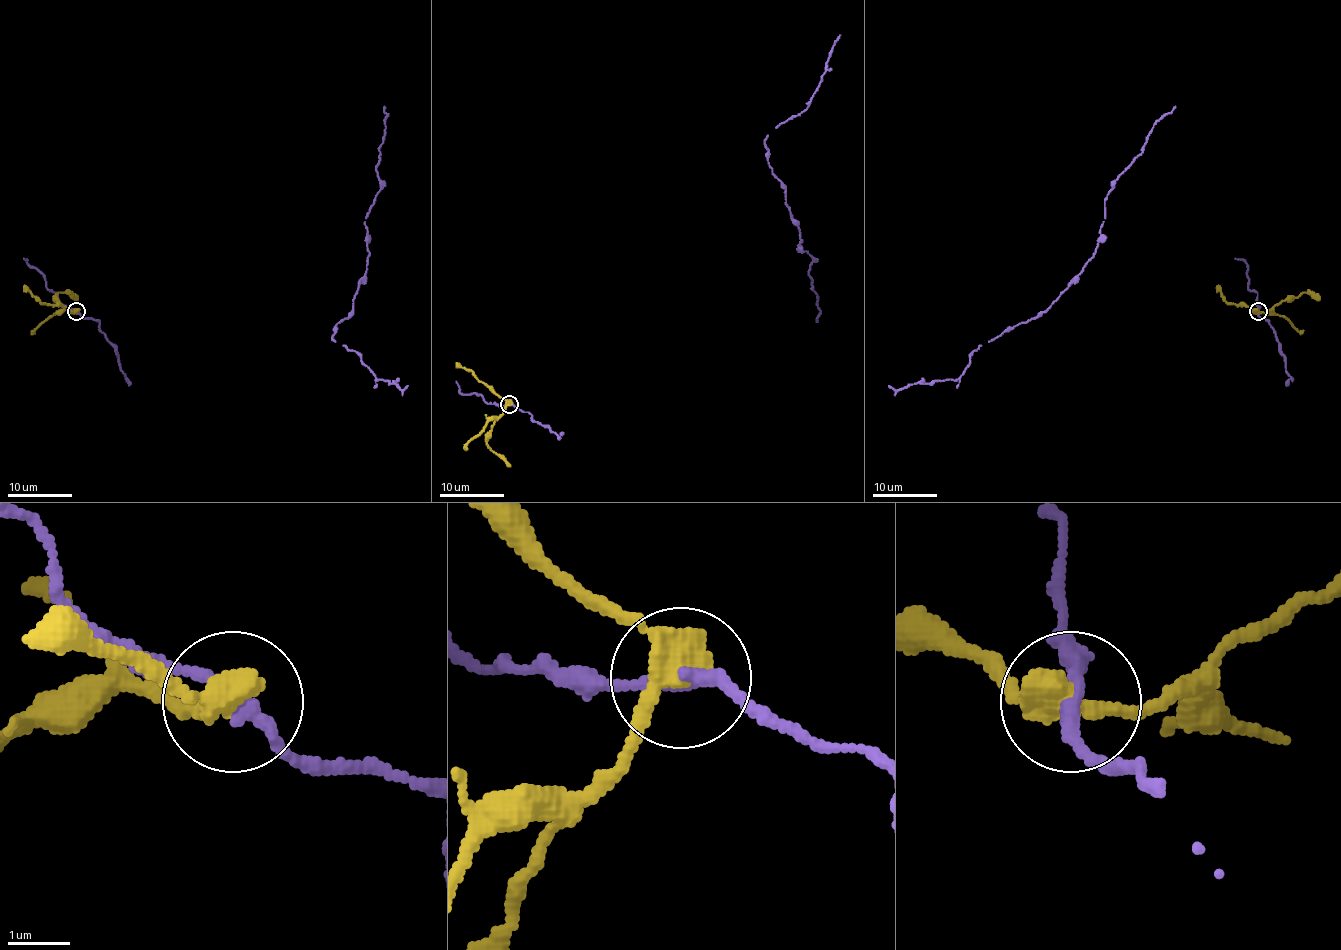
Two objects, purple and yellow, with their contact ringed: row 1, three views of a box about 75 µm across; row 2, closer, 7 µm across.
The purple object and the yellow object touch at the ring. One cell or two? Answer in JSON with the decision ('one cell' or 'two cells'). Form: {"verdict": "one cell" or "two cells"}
{"verdict": "two cells"}

